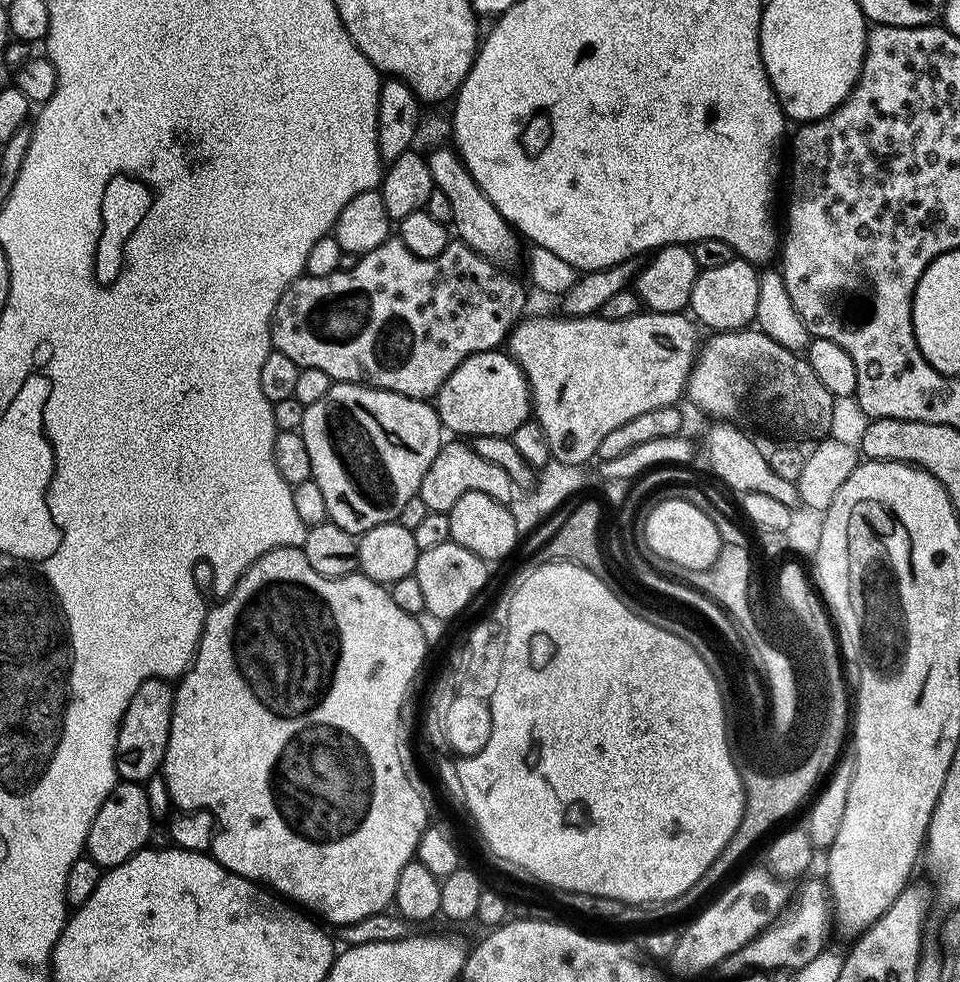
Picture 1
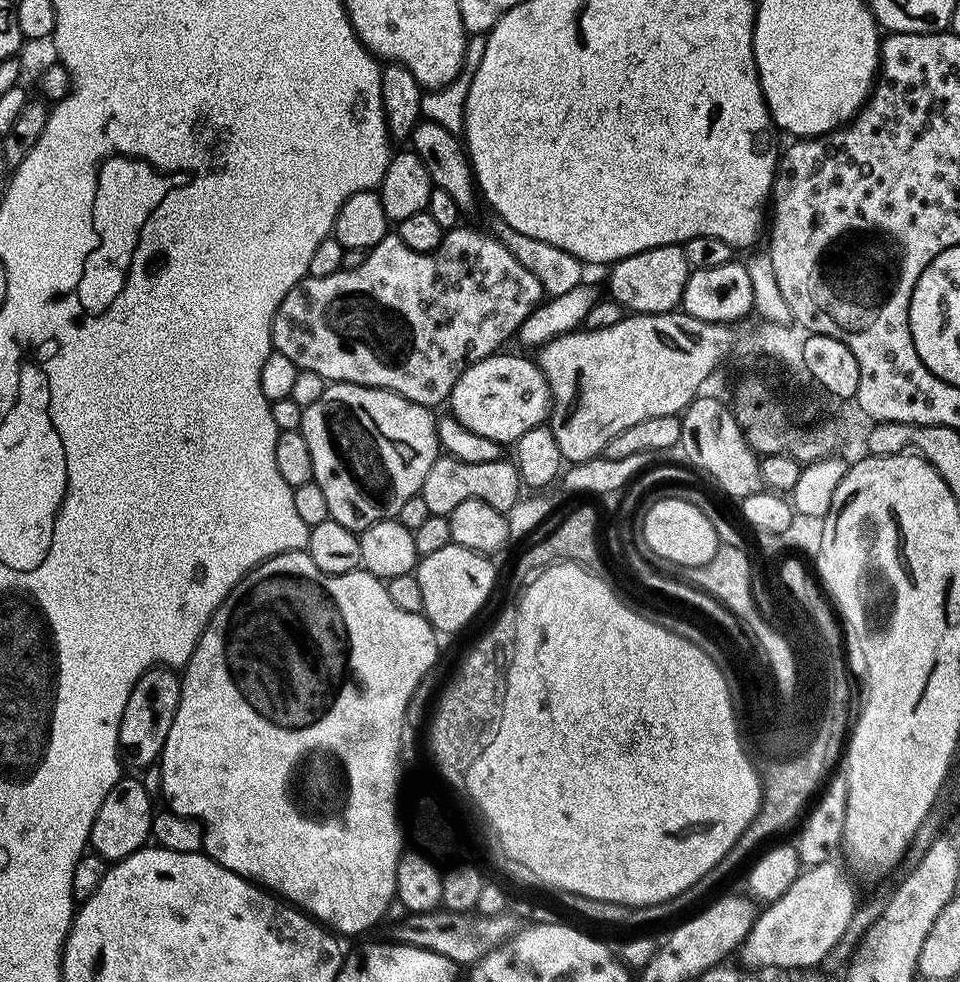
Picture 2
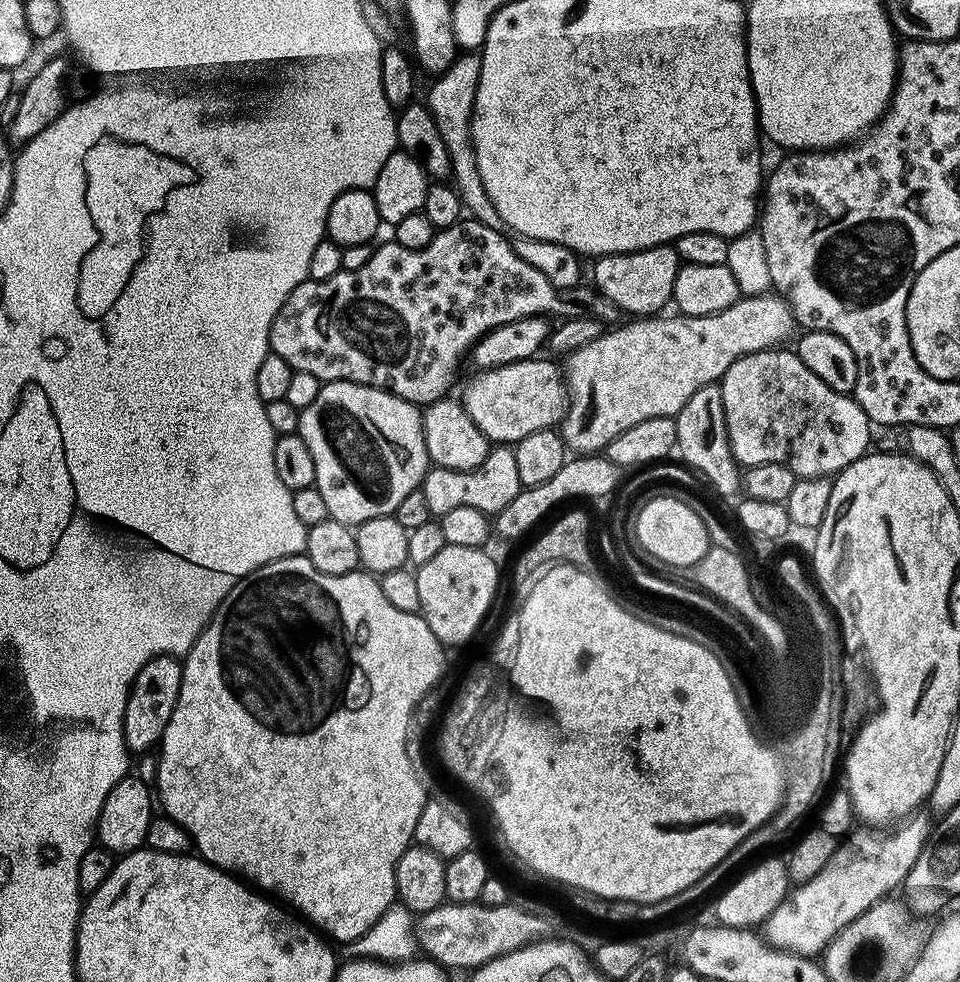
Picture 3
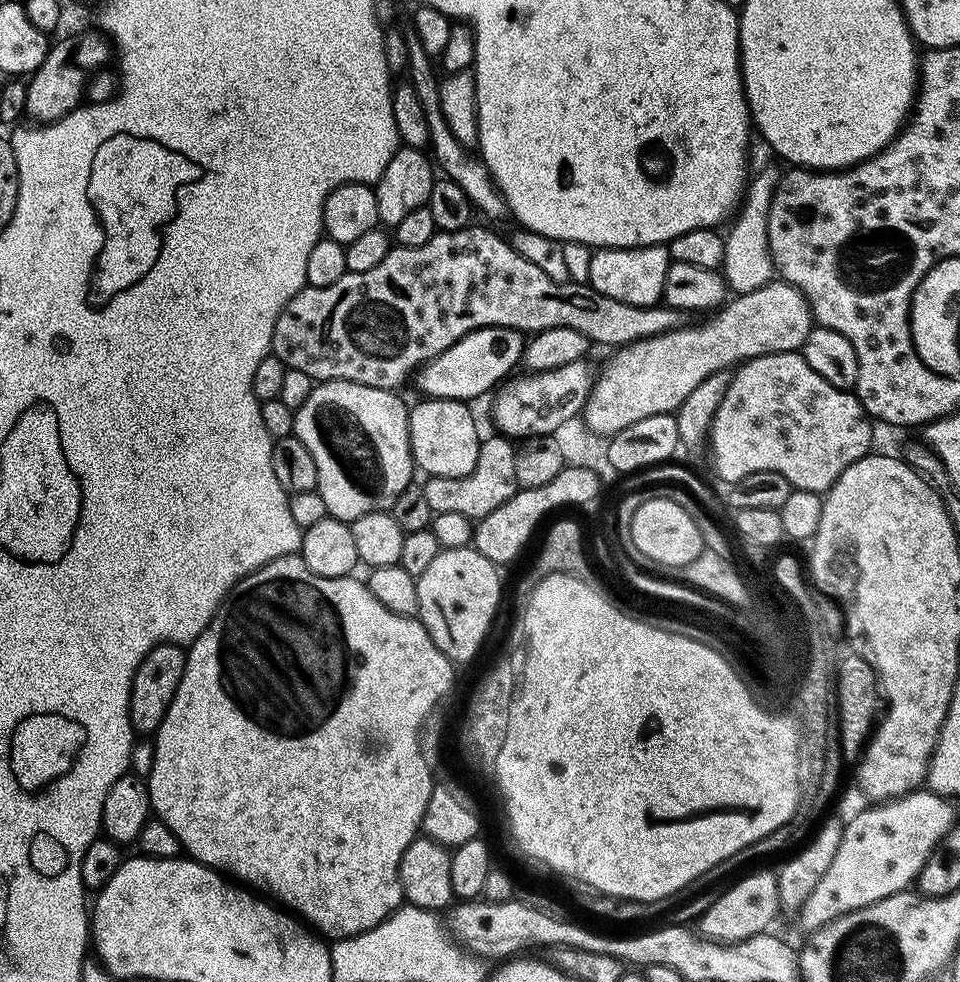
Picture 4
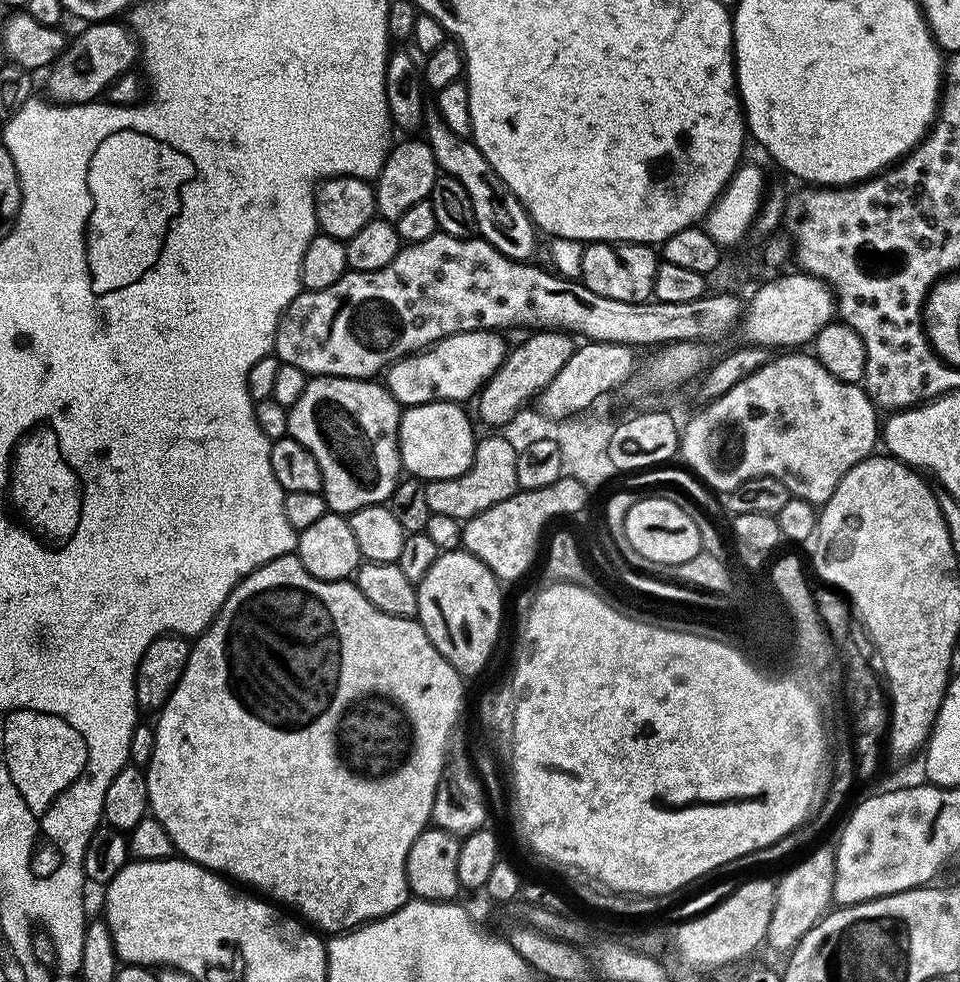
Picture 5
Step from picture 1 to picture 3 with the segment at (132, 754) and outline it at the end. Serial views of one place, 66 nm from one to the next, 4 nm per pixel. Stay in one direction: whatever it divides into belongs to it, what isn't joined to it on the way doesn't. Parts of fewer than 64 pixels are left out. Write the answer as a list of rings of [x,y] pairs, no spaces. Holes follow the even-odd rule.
[[[151,656],[146,666],[138,670],[124,711],[124,745],[129,753],[151,753],[159,745],[178,702],[183,673],[183,663],[174,656]]]

